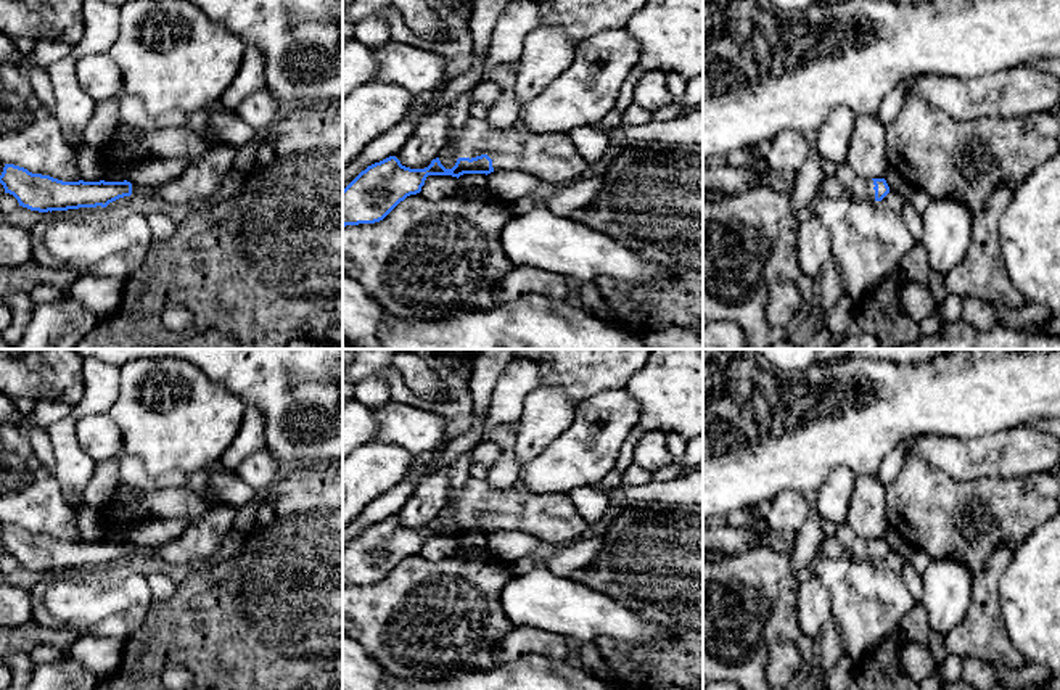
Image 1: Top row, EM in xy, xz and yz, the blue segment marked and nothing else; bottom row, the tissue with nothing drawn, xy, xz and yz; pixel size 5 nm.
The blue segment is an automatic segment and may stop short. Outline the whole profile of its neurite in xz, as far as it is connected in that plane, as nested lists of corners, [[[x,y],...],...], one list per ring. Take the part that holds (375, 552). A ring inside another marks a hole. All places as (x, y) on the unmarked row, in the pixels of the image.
[[[471,478],[454,500],[457,523],[446,529],[439,518],[425,529],[410,529],[396,516],[368,526],[343,550],[343,587],[383,581],[401,561],[421,552],[428,536],[521,531],[542,542],[566,547],[587,529],[568,494],[534,494],[521,483],[499,491]]]

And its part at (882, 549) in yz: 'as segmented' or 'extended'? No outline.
extended

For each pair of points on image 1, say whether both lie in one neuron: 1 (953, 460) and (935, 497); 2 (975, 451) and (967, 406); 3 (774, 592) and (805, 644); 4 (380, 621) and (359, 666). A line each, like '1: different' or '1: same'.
1: different
2: different
3: same
4: different

